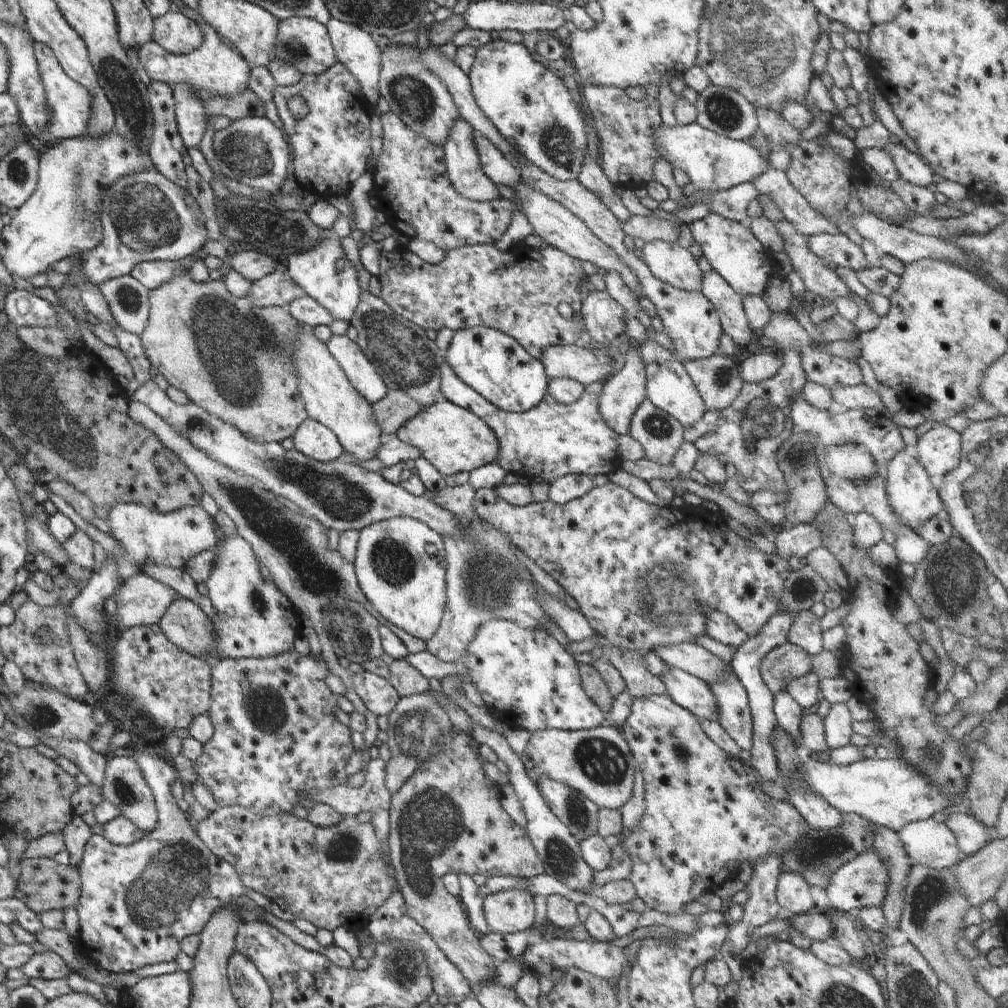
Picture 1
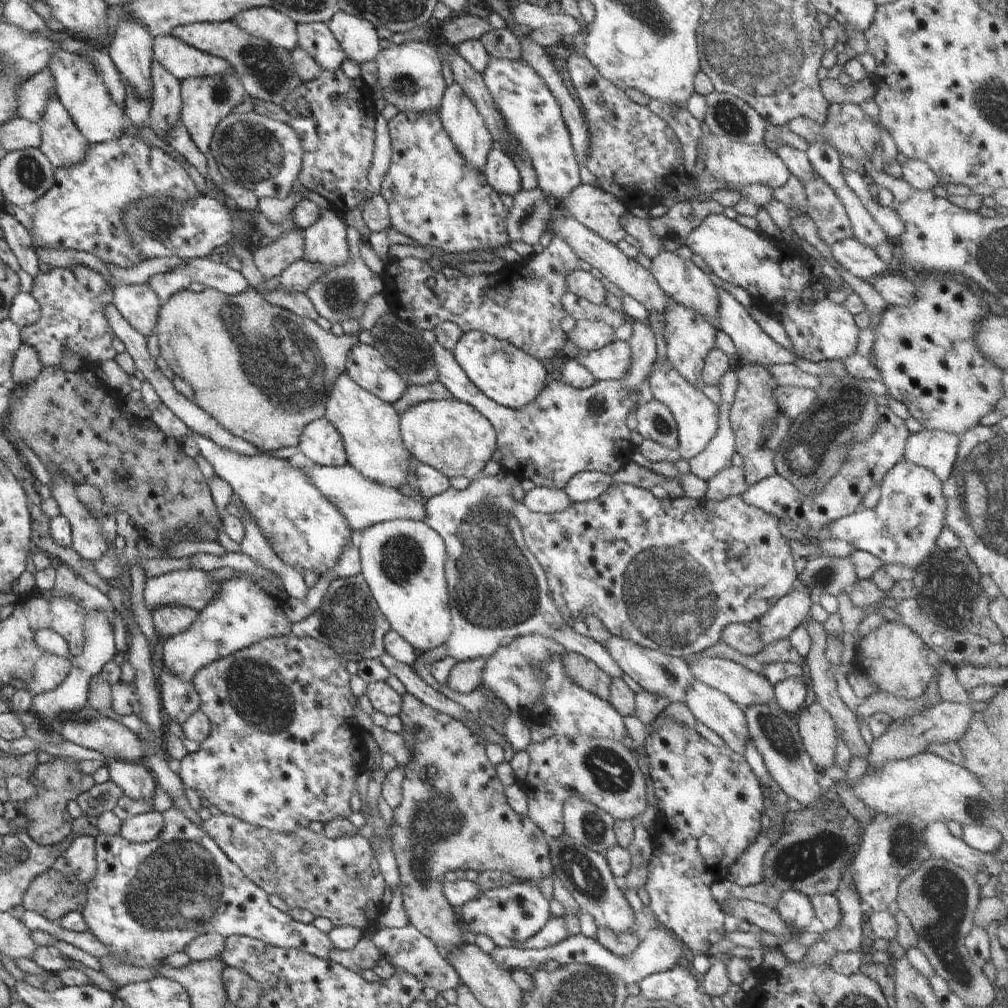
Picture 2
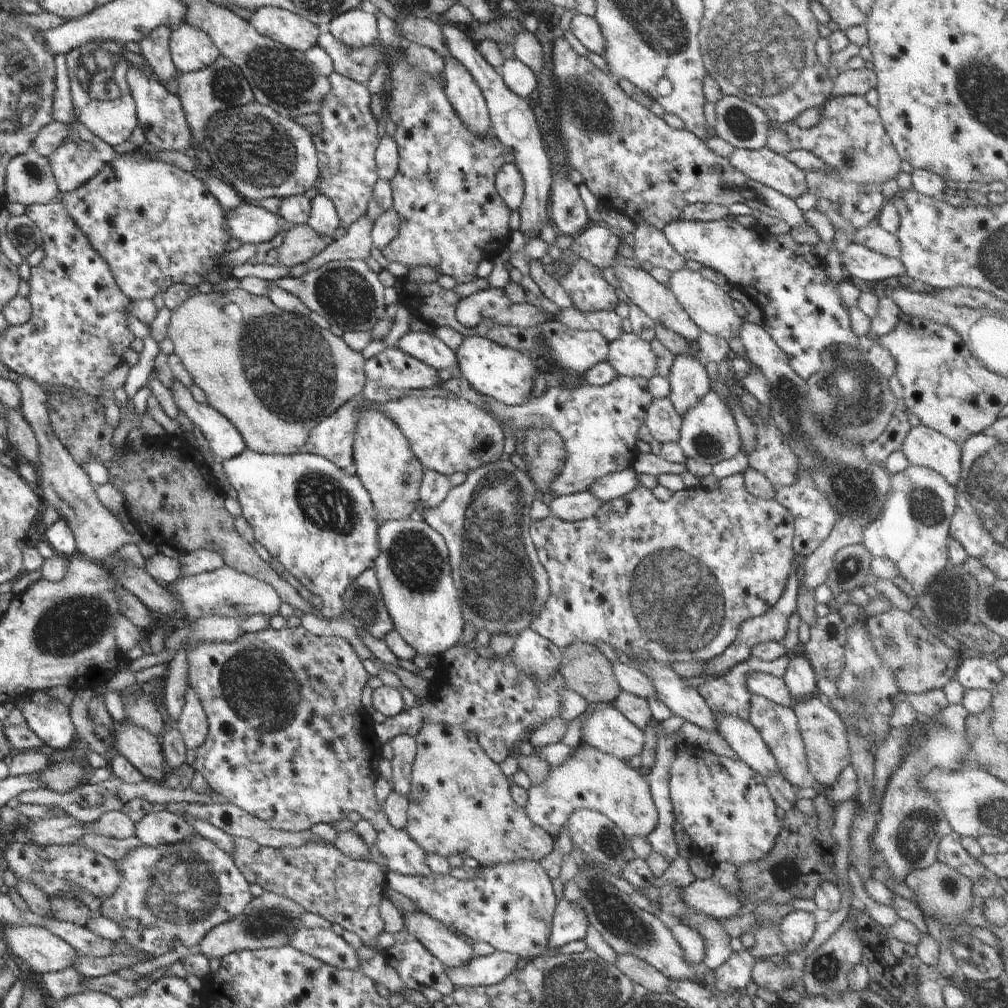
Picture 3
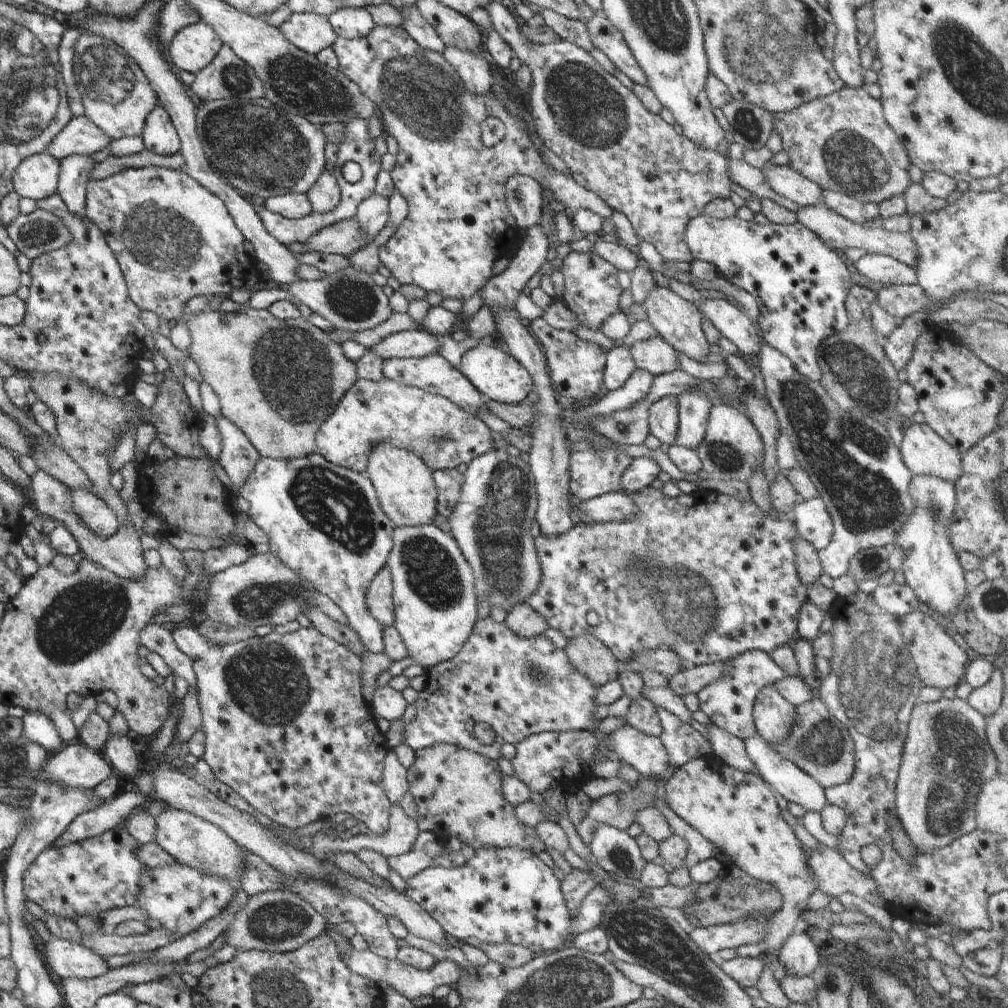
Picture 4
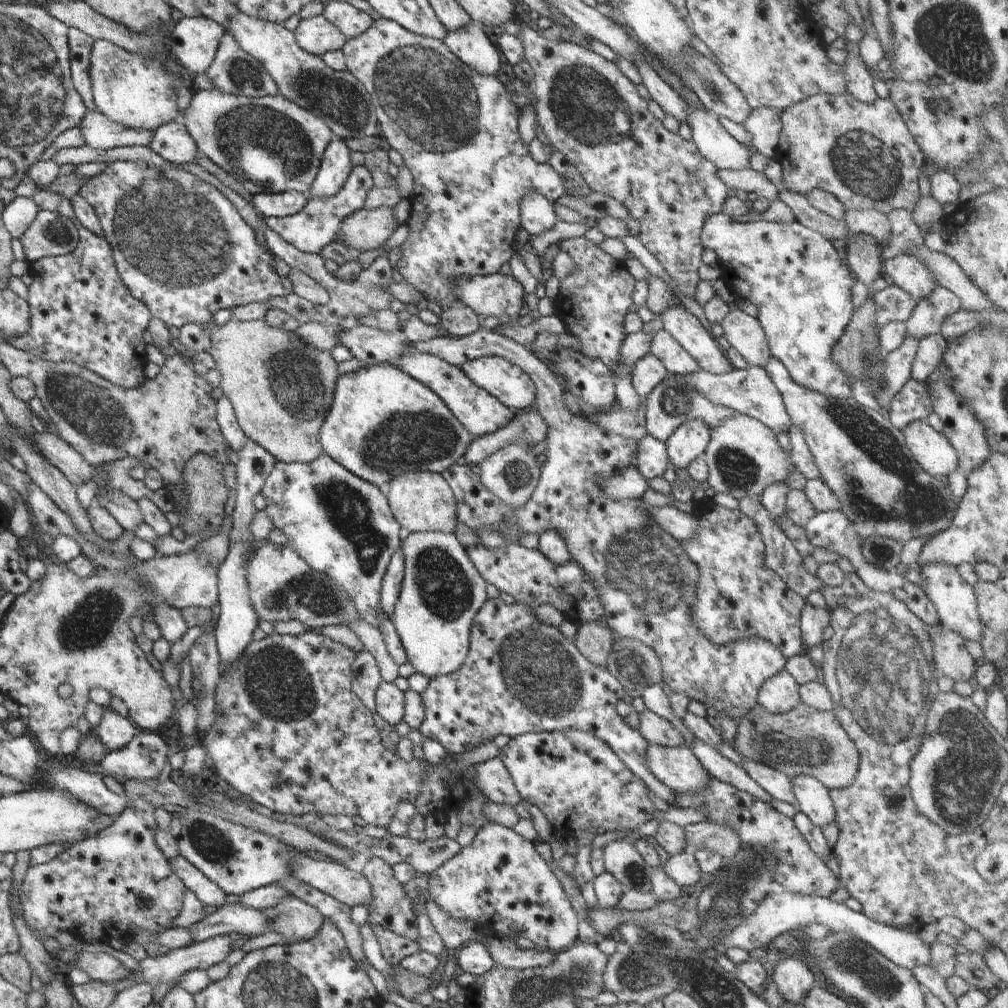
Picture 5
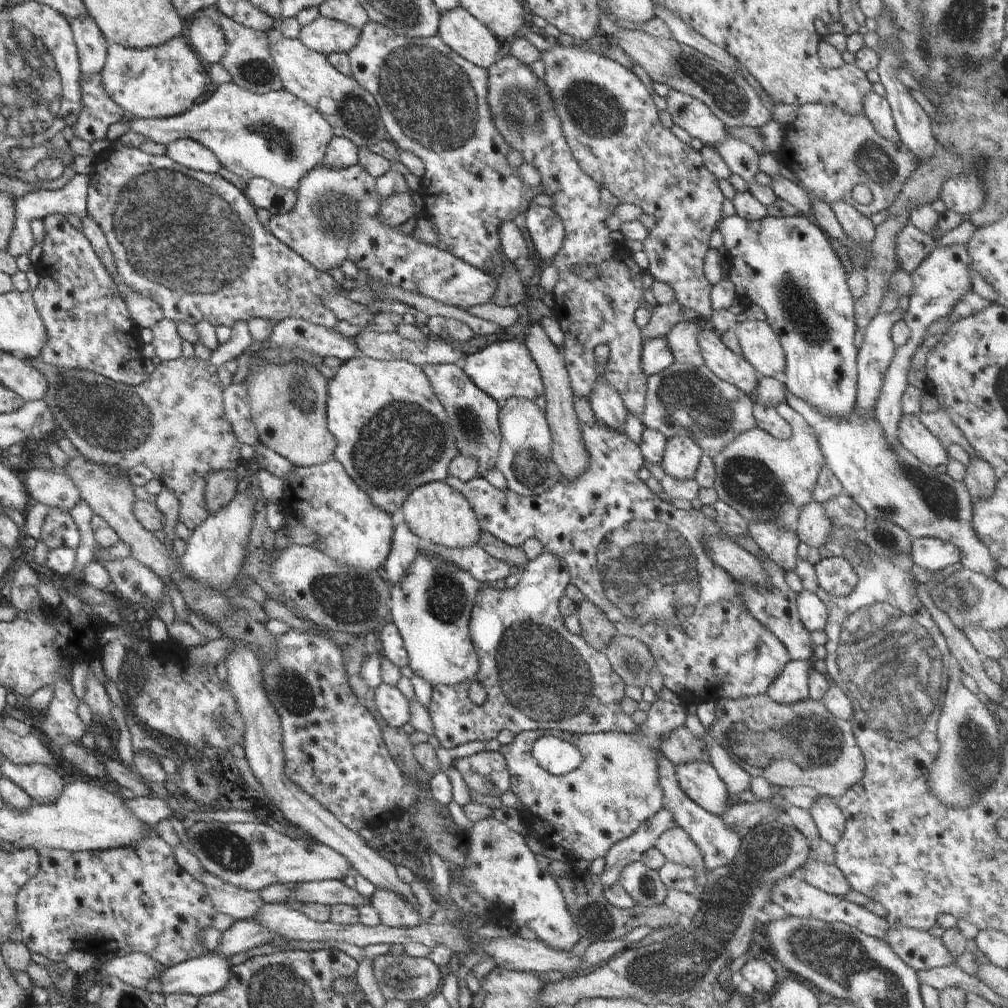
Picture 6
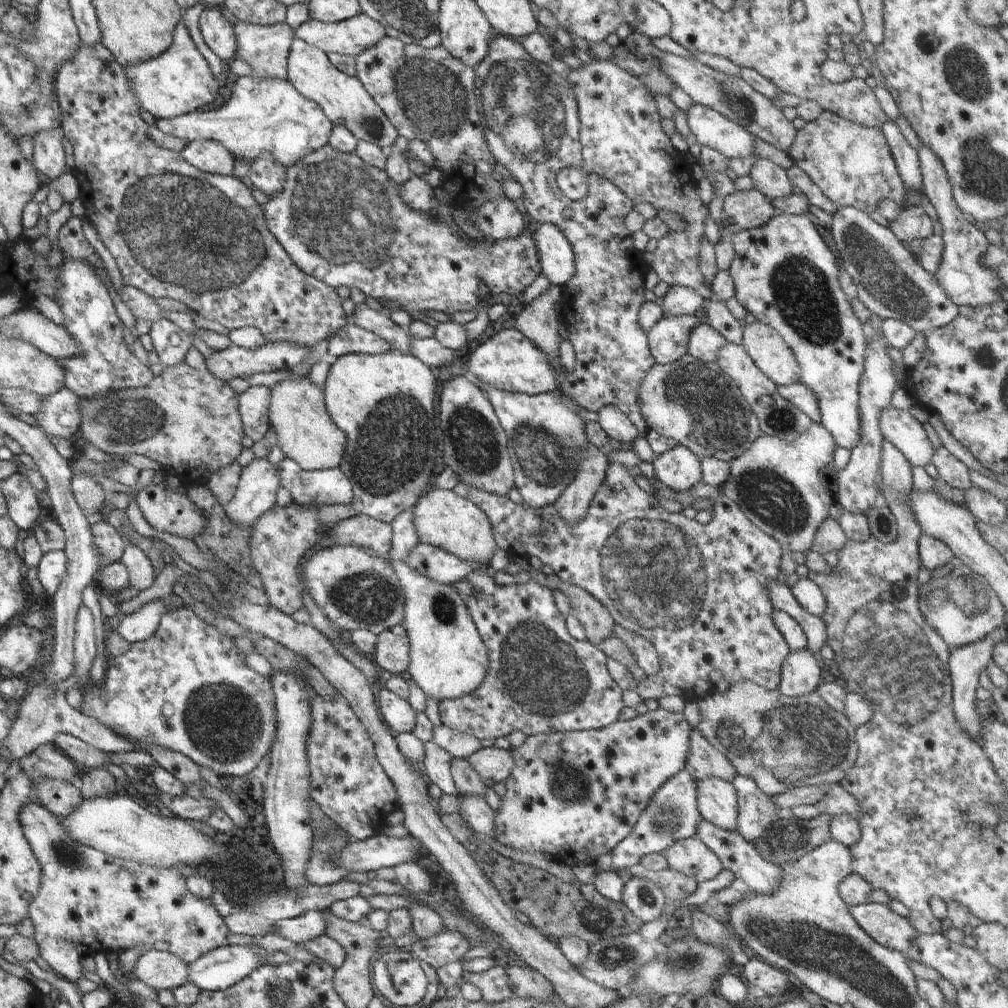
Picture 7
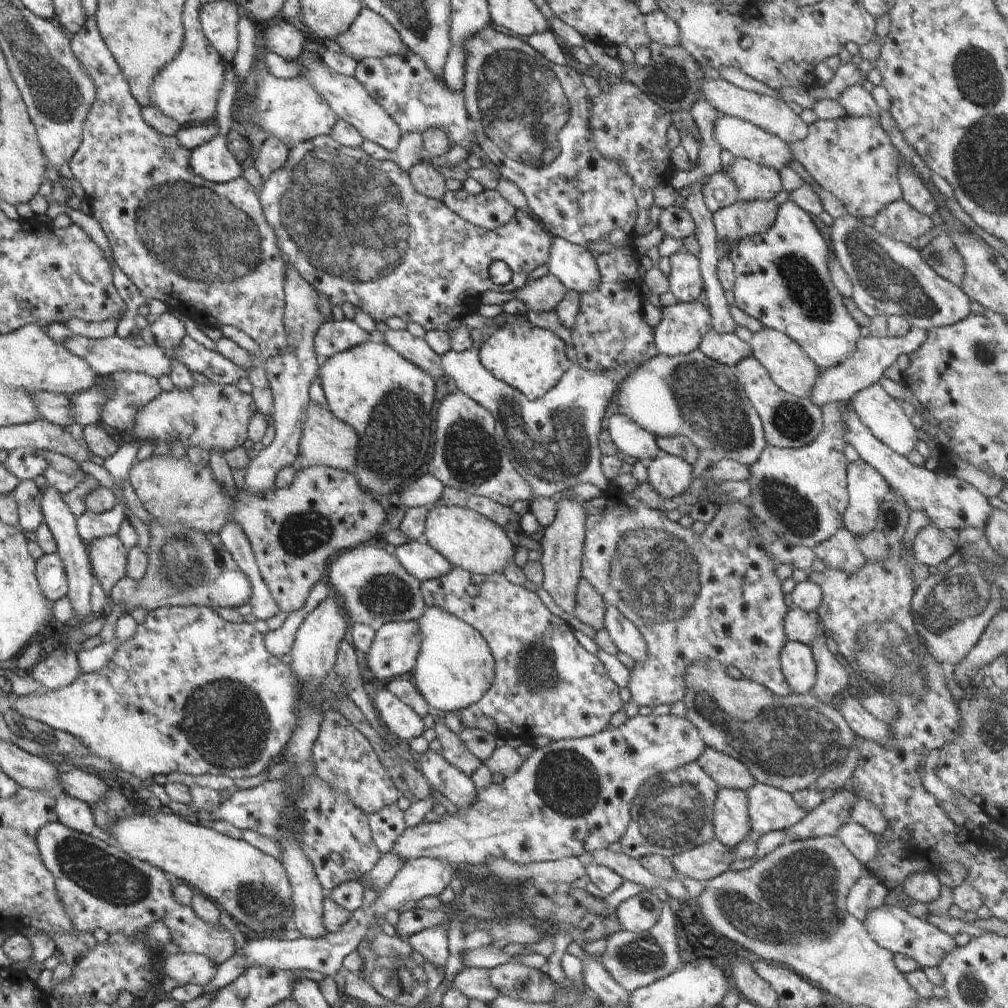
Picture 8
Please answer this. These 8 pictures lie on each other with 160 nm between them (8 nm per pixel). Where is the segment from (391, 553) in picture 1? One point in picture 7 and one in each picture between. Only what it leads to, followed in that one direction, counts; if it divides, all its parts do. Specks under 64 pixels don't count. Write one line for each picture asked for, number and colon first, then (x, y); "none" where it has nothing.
2: (403, 561)
3: (413, 568)
4: (435, 605)
5: (442, 591)
6: (431, 606)
7: (448, 659)

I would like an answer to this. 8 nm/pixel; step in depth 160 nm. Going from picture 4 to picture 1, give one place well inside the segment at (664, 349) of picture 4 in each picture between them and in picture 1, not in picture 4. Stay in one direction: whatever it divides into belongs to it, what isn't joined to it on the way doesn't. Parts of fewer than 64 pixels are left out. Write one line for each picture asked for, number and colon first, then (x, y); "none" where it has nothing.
1: (517, 293)
2: (611, 362)
3: (631, 356)

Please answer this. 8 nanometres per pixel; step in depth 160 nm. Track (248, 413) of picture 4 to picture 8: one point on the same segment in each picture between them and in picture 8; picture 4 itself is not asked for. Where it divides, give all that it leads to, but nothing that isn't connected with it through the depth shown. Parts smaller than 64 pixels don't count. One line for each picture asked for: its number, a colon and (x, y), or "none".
5: (281, 389)
6: (288, 402)
7: (297, 411)
8: (327, 441)

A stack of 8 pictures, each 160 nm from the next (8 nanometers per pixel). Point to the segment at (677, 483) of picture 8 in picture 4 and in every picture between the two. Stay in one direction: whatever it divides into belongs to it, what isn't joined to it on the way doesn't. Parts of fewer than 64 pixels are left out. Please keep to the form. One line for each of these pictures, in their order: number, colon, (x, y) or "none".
4: (694, 407)
5: (689, 441)
6: (682, 455)
7: (679, 469)

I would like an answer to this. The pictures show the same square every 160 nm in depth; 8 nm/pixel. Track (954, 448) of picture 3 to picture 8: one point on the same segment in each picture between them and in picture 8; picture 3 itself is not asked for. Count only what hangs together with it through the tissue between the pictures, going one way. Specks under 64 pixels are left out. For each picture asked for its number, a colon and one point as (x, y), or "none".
4: (924, 451)
5: (933, 452)
6: (912, 434)
7: (897, 426)
8: (882, 415)

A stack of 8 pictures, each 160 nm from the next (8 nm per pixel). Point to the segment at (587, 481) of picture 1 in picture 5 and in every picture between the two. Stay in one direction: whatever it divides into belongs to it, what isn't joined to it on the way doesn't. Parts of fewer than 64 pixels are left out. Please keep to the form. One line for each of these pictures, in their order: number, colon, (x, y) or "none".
2: (588, 485)
3: (612, 486)
4: (643, 470)
5: (653, 460)

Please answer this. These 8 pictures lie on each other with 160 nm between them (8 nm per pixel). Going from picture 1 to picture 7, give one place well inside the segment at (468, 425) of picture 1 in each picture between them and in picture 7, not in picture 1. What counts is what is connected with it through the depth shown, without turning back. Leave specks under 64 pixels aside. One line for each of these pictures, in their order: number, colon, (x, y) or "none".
2: (453, 437)
3: (445, 435)
4: (441, 434)
5: (381, 422)
6: (392, 436)
7: (384, 403)

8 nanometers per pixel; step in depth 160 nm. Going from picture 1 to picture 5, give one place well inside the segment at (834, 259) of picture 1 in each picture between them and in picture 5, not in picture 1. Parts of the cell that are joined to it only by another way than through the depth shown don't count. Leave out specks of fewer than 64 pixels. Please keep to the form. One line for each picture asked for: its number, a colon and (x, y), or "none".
2: (856, 257)
3: (862, 262)
4: (879, 268)
5: (908, 273)

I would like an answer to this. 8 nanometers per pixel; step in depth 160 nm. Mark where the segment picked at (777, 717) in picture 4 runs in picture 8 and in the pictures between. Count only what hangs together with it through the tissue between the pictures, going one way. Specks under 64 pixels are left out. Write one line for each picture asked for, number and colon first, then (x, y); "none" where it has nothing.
5: (780, 693)
6: (791, 686)
7: (801, 672)
8: (798, 665)

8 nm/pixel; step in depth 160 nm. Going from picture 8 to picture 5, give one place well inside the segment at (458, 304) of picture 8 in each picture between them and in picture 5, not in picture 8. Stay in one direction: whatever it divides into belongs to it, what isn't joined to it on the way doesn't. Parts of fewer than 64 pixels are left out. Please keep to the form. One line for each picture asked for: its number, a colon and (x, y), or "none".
5: (318, 223)
6: (336, 217)
7: (342, 221)

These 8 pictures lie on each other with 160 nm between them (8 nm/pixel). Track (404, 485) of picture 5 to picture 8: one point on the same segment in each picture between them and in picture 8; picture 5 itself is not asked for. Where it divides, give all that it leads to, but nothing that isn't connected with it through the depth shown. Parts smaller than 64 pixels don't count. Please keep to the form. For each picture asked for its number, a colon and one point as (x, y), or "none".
6: (438, 514)
7: (443, 519)
8: (468, 540)

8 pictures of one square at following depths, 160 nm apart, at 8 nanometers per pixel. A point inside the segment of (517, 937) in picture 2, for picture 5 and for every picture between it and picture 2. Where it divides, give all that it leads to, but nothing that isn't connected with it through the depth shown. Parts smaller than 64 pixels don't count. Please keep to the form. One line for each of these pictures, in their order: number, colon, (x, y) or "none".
3: (510, 906)
4: (501, 894)
5: (499, 882)

